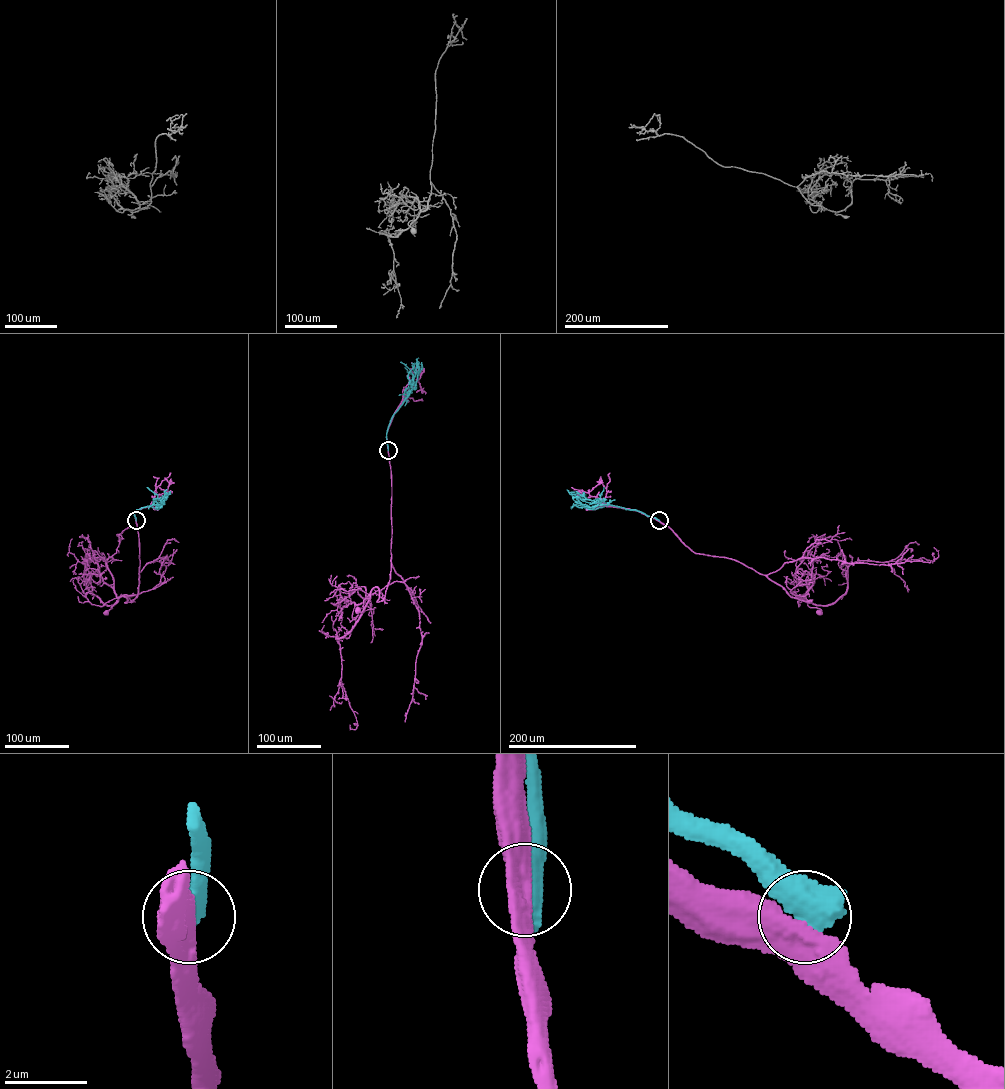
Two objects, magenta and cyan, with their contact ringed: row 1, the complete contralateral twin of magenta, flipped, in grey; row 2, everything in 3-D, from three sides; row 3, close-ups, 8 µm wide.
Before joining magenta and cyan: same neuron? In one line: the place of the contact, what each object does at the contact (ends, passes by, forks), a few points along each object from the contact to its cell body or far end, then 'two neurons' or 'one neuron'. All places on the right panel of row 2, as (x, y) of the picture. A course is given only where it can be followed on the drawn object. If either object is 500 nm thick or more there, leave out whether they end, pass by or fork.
place (659, 520); course magenta (659, 520), (694, 552), (742, 563), (791, 596), (811, 602), (796, 596), (818, 612); course cyan (659, 520), (613, 505), (589, 507), (567, 489); two neurons

